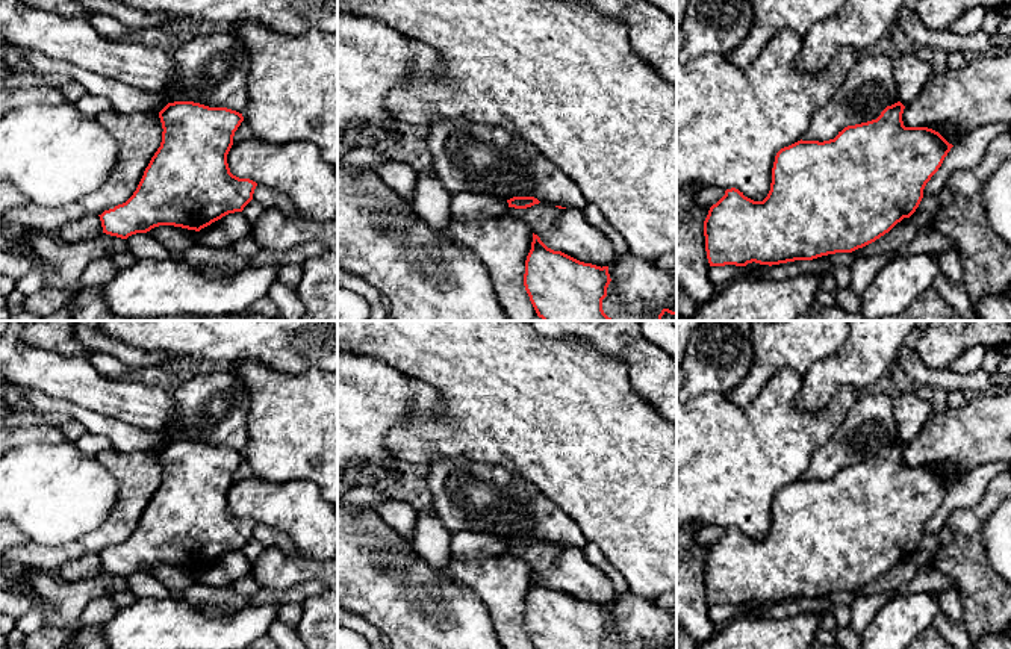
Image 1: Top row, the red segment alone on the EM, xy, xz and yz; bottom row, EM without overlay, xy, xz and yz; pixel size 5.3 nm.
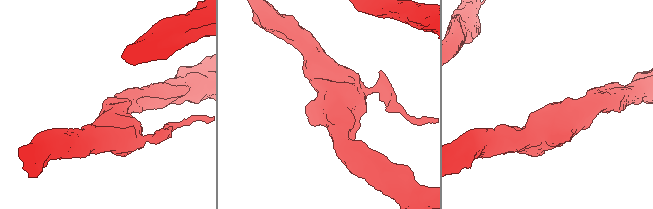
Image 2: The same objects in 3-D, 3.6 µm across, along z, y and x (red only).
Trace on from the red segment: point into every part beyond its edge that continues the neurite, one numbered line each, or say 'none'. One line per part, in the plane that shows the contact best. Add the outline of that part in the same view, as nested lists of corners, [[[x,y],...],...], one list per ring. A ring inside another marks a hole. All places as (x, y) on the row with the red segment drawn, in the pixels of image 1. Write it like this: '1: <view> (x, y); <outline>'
none

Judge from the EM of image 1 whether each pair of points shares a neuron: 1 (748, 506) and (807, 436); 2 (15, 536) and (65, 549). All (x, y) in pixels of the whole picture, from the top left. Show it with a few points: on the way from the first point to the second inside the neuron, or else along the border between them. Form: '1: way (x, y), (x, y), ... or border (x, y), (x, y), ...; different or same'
1: way (754, 489), (790, 453); same
2: border (29, 540), (15, 546); different

